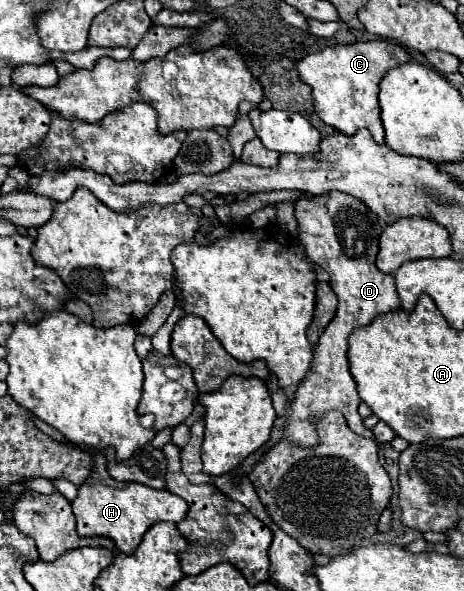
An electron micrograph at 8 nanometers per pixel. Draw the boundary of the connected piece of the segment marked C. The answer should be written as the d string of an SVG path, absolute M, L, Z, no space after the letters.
M370 40L348 46L328 46L320 52L308 54L296 62L296 72L300 80L312 88L314 108L324 124L348 136L356 134L360 128L368 128L376 144L384 144L378 84L390 68L400 66L408 60L410 56L402 46L388 40Z

